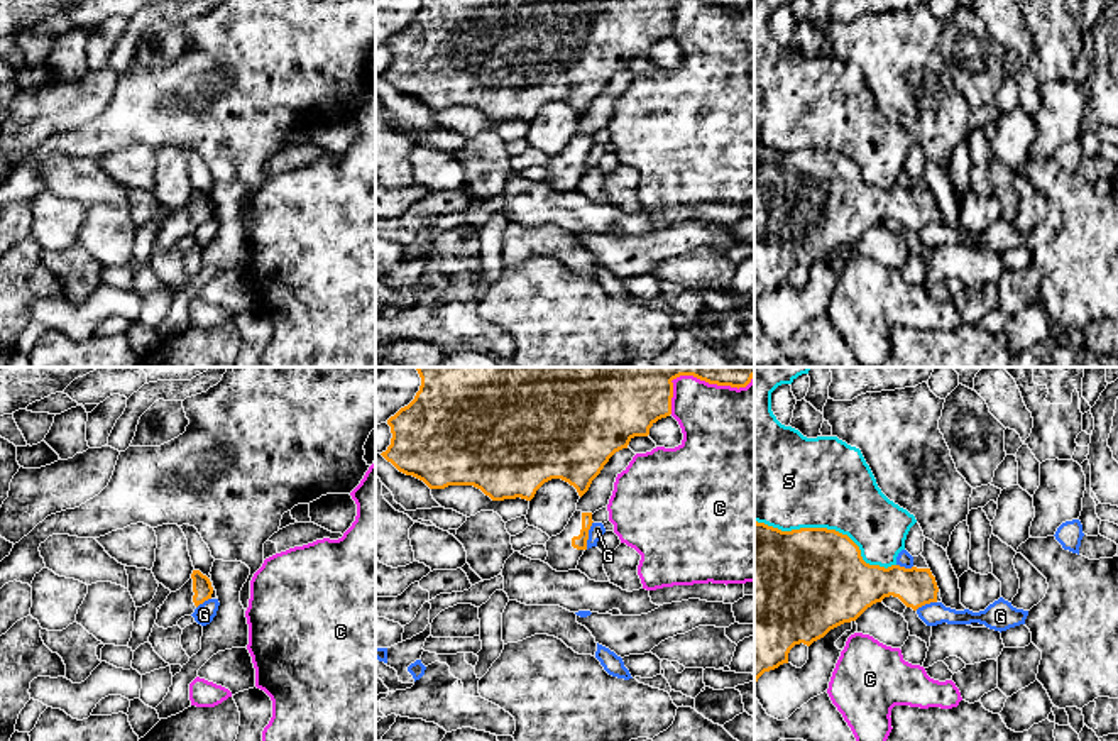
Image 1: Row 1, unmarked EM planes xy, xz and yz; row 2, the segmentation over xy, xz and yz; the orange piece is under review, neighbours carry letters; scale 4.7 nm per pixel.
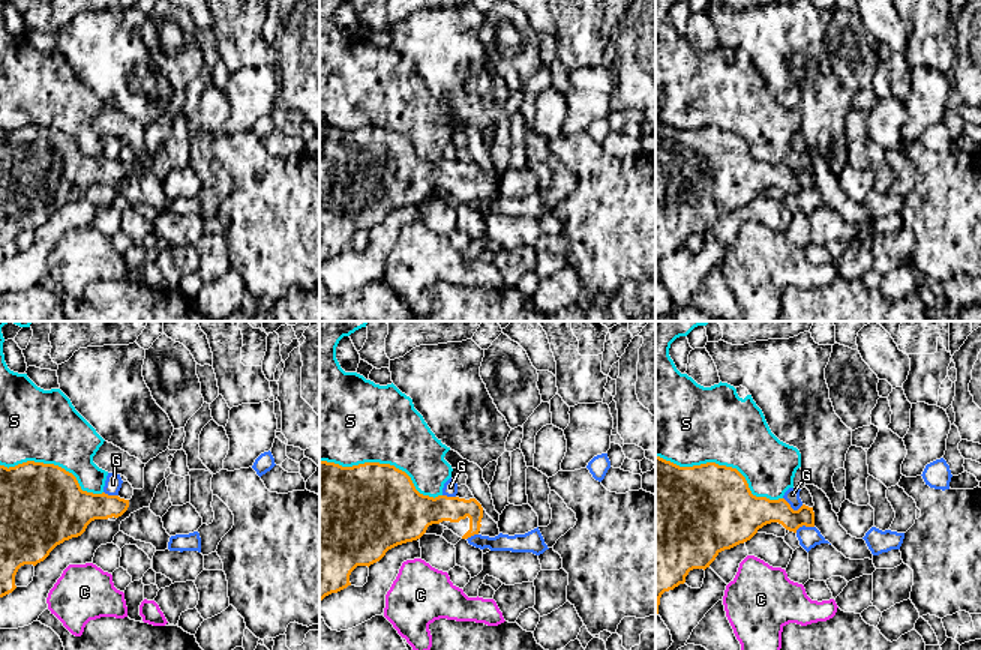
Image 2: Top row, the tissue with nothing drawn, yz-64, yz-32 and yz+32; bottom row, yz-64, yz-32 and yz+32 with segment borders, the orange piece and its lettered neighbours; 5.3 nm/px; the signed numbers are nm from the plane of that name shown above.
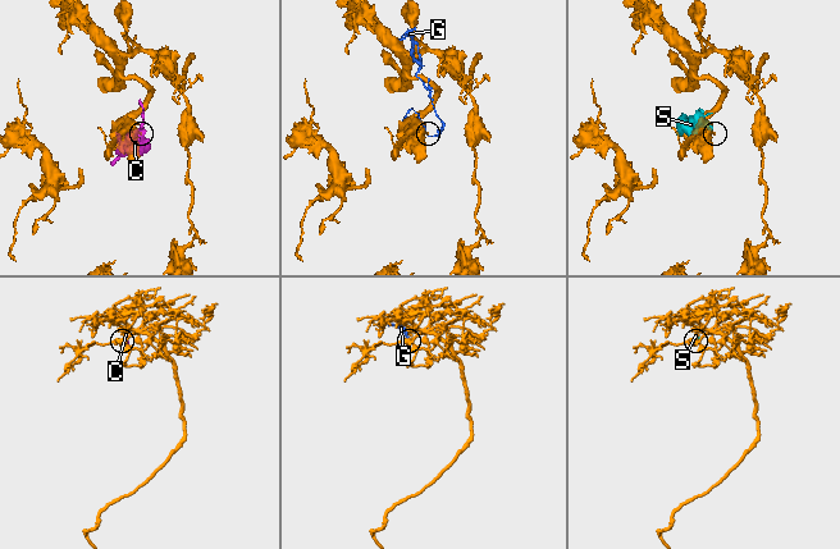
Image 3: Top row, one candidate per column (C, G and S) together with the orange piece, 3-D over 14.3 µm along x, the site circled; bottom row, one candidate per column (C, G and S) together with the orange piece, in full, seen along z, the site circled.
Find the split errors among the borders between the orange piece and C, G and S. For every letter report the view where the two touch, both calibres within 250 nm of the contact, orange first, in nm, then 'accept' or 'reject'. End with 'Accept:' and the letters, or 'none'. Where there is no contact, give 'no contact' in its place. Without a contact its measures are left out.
C: contact in xz; calibres 280 and 360 nm; reject
G: contact in xz; calibres 70 and 70 nm; reject
S: contact in yz; calibres 500 and 440 nm; reject
Accept: none

